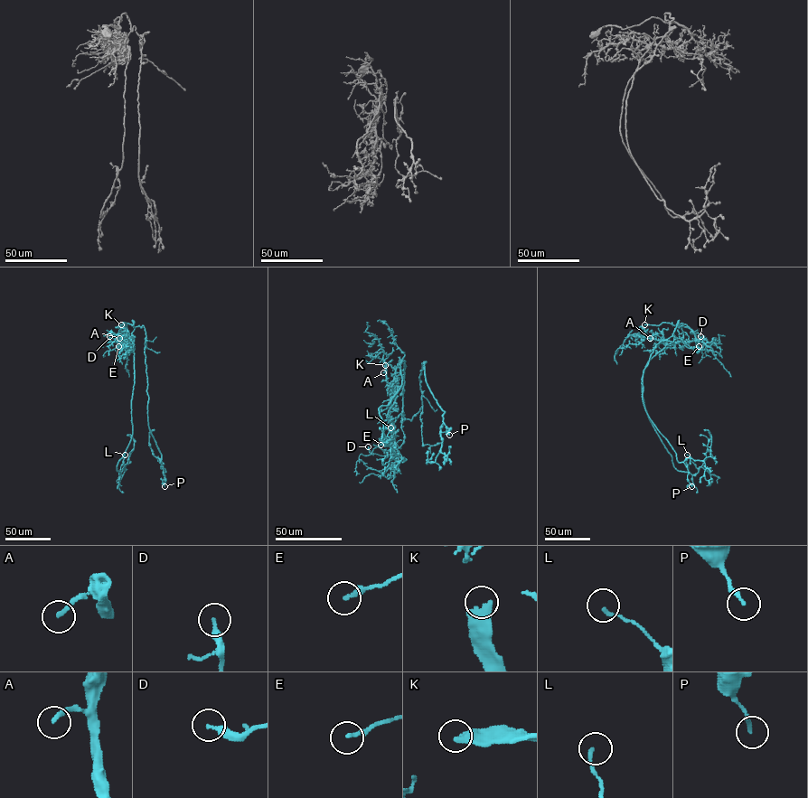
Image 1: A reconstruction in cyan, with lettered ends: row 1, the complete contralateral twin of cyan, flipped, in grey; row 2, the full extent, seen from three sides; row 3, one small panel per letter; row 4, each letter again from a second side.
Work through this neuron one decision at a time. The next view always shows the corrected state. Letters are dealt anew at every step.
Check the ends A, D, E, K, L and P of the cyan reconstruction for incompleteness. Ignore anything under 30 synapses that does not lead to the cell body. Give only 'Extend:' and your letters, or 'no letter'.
Extend: A, E, K

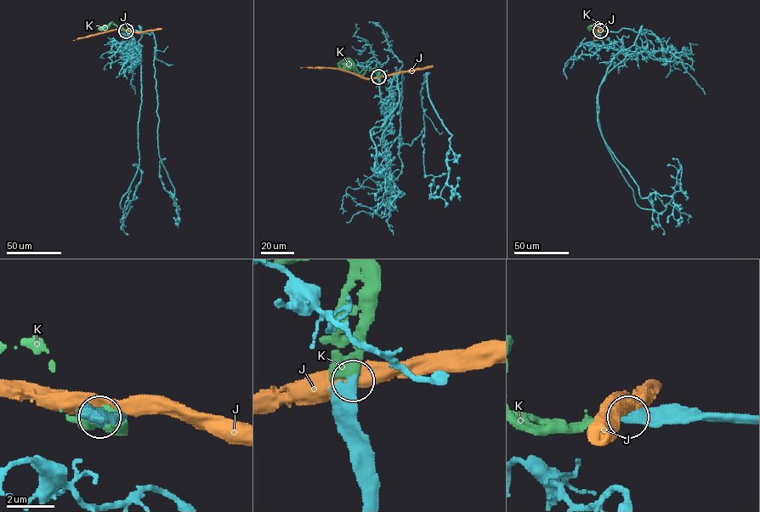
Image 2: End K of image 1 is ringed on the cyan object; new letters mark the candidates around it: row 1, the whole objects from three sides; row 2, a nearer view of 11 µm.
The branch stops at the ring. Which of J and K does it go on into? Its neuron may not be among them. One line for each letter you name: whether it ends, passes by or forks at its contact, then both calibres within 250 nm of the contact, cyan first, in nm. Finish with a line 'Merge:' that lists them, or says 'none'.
K: it passes by; 600 nm thick on the cyan side, 380 nm on the other
Merge: K

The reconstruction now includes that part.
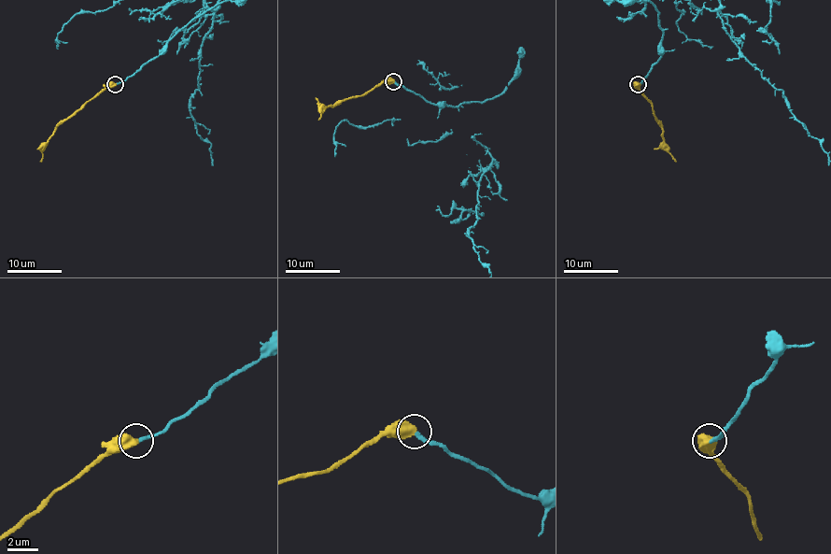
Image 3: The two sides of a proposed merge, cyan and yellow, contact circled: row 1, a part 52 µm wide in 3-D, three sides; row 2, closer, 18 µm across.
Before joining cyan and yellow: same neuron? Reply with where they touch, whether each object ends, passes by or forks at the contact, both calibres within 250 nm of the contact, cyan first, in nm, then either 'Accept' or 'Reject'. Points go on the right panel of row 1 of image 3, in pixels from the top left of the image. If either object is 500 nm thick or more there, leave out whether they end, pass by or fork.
Place: (638, 84). Thickness 240 nm (cyan) against 600 nm. Accept

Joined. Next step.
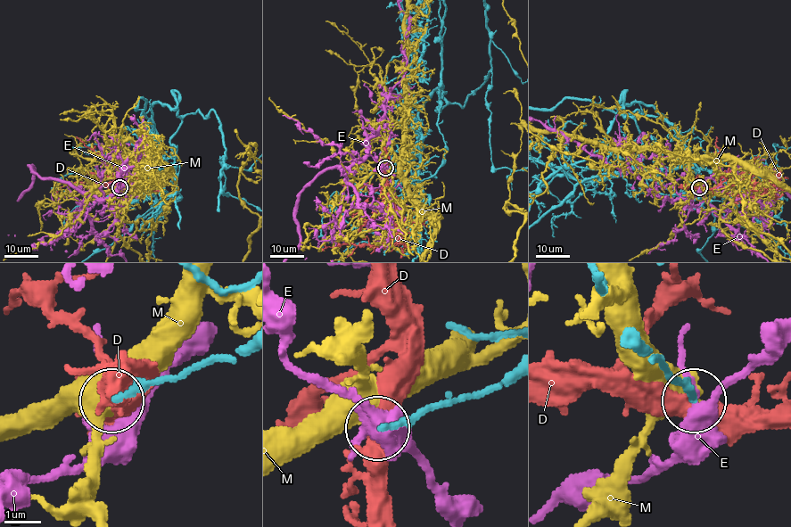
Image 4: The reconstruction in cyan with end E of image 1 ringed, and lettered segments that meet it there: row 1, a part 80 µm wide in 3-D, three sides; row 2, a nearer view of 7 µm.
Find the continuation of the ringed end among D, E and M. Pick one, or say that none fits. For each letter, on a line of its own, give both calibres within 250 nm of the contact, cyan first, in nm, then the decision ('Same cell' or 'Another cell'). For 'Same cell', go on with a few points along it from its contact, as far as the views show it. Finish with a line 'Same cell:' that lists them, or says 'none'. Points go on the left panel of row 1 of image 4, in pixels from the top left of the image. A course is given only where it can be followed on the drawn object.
D: Thickness 240 nm (cyan) against 550 nm. Another cell
E: Thickness 240 nm (cyan) against 320 nm. Another cell
M: Thickness 220 nm (cyan) against 480 nm. Another cell
Same cell: none

